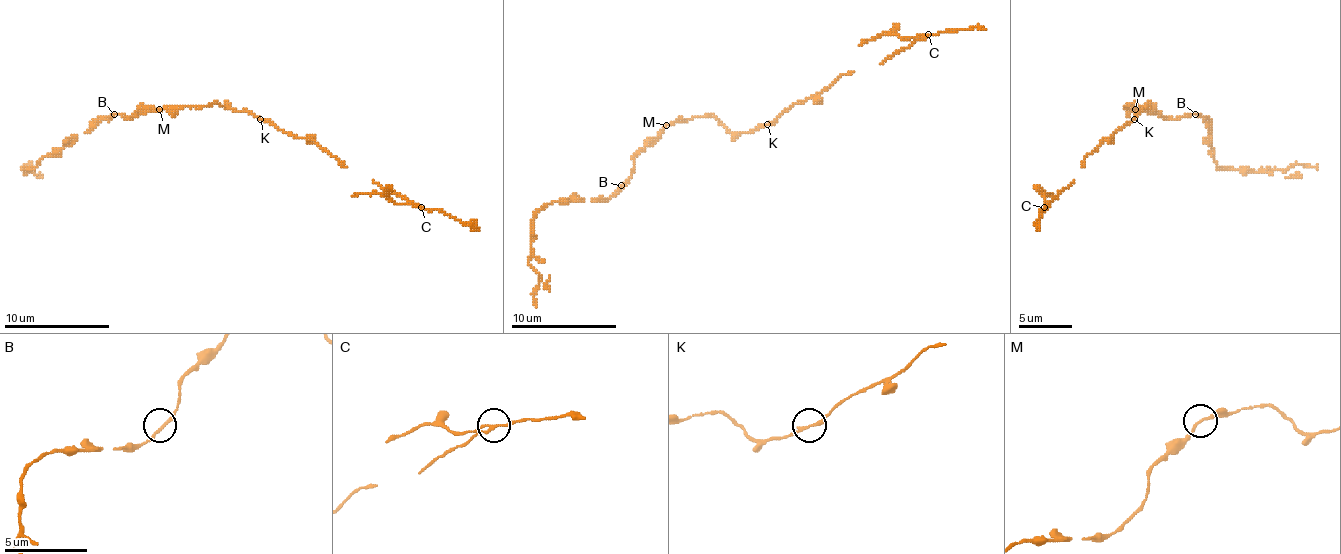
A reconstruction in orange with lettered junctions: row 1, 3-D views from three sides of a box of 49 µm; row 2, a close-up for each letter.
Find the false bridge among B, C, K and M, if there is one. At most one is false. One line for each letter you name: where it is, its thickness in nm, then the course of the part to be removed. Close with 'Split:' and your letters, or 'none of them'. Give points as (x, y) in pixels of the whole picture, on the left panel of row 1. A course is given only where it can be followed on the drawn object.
C: at (421, 207); 160 nm thick; foreign part runs (421, 207), (394, 204), (370, 193), (352, 196)
Split: C

